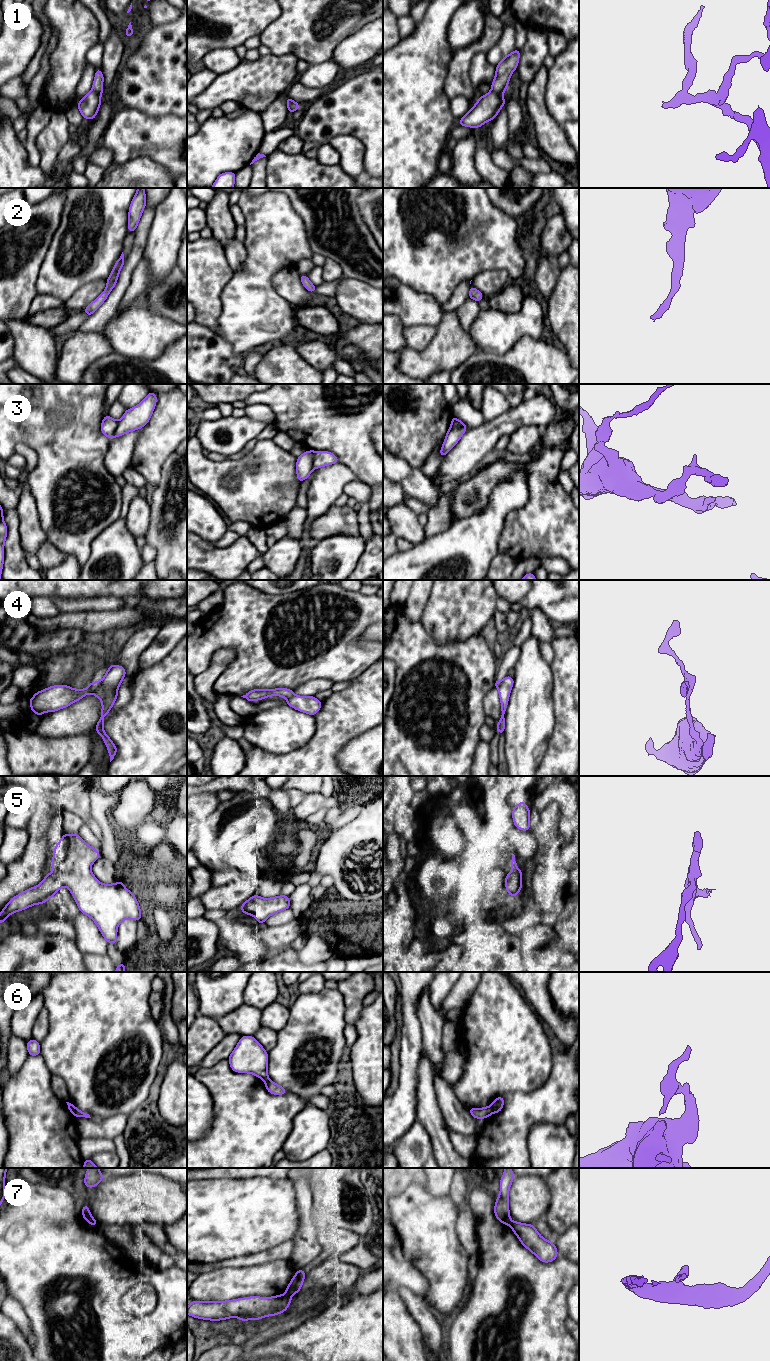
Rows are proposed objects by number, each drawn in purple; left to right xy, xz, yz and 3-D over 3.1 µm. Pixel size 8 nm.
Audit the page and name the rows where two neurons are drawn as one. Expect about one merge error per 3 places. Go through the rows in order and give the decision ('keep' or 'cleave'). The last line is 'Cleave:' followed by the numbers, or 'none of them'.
1: cleave
2: keep
3: cleave
4: cleave
5: keep
6: cleave
7: keep
Cleave: 1, 3, 4, 6

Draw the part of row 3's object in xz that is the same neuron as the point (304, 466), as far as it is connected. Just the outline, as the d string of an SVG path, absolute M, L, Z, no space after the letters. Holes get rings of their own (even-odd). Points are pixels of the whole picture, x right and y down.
M308 450L297 457L296 473L297 479L301 483L310 476L313 467L313 451Z

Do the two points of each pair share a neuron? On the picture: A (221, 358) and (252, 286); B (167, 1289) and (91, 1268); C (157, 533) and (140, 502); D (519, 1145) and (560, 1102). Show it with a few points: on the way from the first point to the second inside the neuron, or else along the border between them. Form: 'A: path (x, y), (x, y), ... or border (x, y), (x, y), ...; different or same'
A: border (218, 334), (237, 352), (242, 354); different
B: path (148, 1277), (128, 1278), (122, 1272), (110, 1272); same
C: border (150, 503), (150, 523), (144, 537); different
D: path (519, 1131), (546, 1104); same

